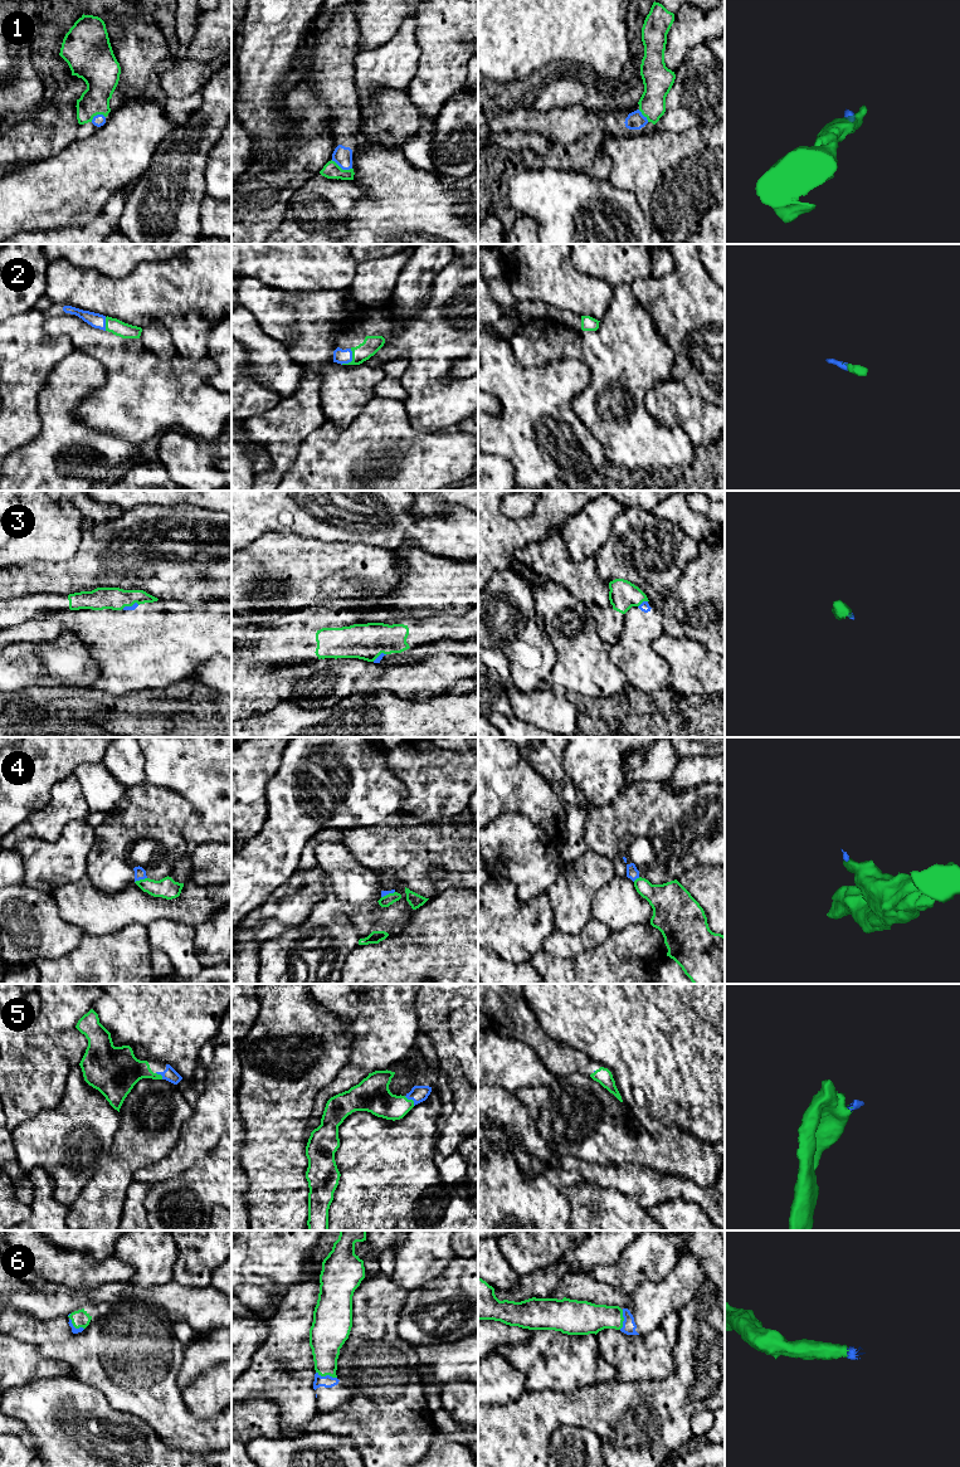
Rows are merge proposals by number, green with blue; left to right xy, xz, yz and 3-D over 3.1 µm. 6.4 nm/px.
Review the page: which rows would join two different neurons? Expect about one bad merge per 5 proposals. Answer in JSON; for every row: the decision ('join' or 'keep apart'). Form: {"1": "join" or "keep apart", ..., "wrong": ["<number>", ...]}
{"1": "join", "2": "join", "3": "join", "4": "keep apart", "5": "join", "6": "join", "wrong": ["4"]}

